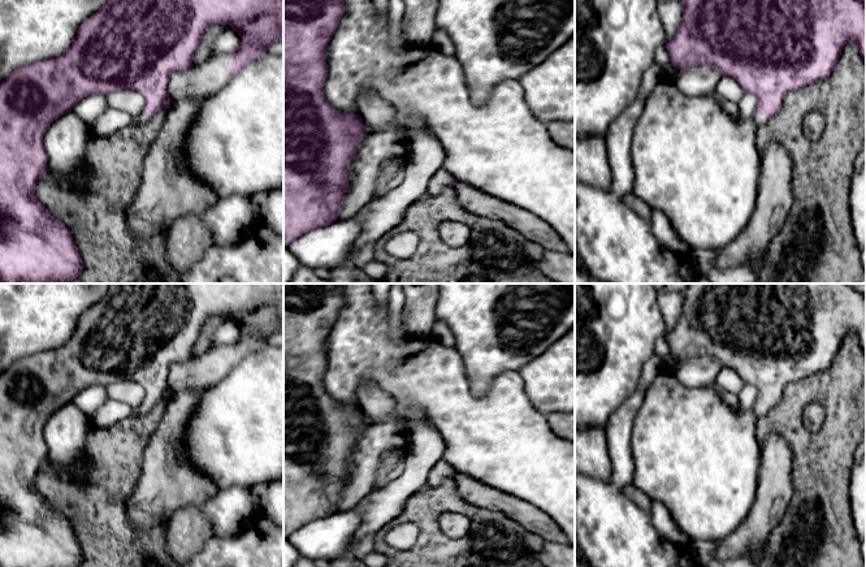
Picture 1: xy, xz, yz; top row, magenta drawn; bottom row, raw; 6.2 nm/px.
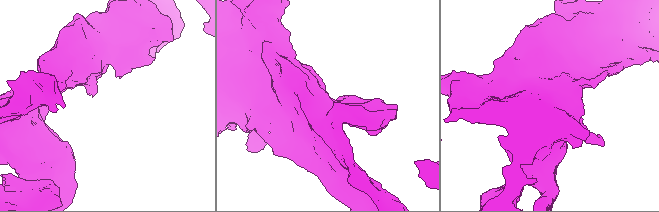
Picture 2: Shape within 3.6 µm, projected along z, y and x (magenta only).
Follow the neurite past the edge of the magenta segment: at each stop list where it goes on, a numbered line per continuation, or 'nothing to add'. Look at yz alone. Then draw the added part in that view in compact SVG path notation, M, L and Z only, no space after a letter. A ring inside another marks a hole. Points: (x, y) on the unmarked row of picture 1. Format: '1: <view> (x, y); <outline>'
1: yz (760, 412); M755 403L752 408L754 416L757 420L765 417L771 410L766 408L766 407L758 407Z

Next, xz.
1: xz (442, 470); M437 462L428 475L428 486L440 486L445 479L453 477L453 471L454 468L447 462Z

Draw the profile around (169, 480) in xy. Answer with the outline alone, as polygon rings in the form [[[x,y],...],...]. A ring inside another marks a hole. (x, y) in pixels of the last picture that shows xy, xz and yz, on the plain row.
[[[194,389],[173,393],[166,403],[164,416],[157,429],[146,446],[138,484],[134,493],[127,499],[127,518],[137,529],[146,531],[161,525],[166,523],[169,516],[178,508],[202,507],[218,490],[218,486],[213,482],[212,477],[198,468],[191,460],[190,447],[186,441],[186,429],[192,417],[192,412],[198,407],[202,393],[203,391]]]

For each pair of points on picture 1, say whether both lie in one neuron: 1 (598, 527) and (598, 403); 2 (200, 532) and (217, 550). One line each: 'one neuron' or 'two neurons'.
1: two neurons
2: two neurons

